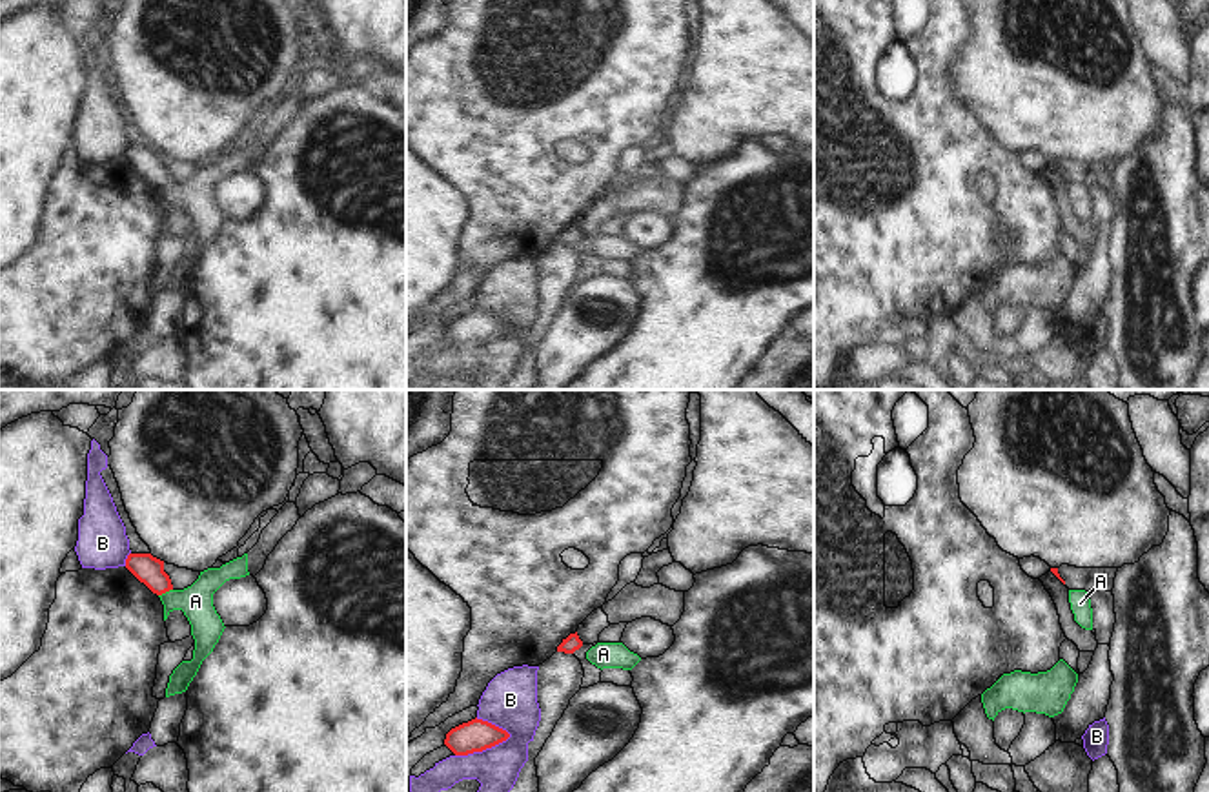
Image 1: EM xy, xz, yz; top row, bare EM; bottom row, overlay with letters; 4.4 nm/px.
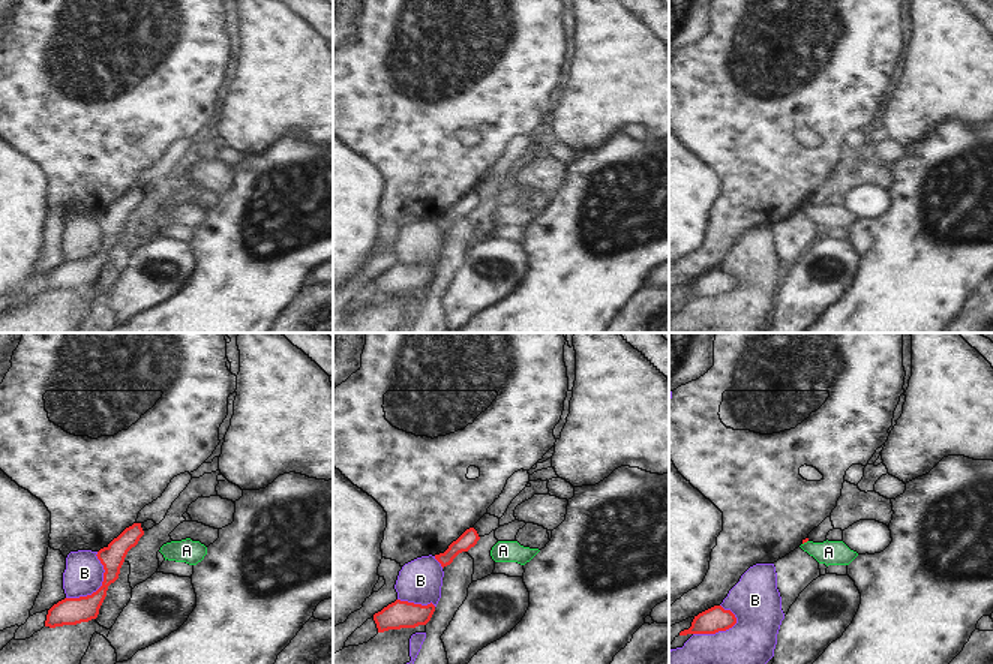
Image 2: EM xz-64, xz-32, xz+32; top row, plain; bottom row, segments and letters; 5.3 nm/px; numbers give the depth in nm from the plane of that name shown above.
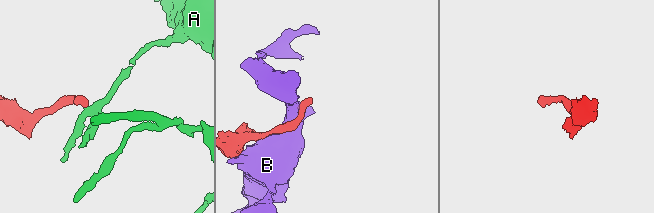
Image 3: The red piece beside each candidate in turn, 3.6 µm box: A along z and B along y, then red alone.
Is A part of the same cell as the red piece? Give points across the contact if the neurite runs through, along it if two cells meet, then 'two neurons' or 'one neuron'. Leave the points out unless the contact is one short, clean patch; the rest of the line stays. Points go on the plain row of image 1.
along xy (172, 181), (159, 188) | two neurons

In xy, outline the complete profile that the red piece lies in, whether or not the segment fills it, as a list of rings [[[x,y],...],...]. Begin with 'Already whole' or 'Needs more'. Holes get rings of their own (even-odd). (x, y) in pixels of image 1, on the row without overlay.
Already whole. [[[129,146],[126,160],[157,188],[173,182],[171,171],[164,164],[164,153],[151,146]]]

